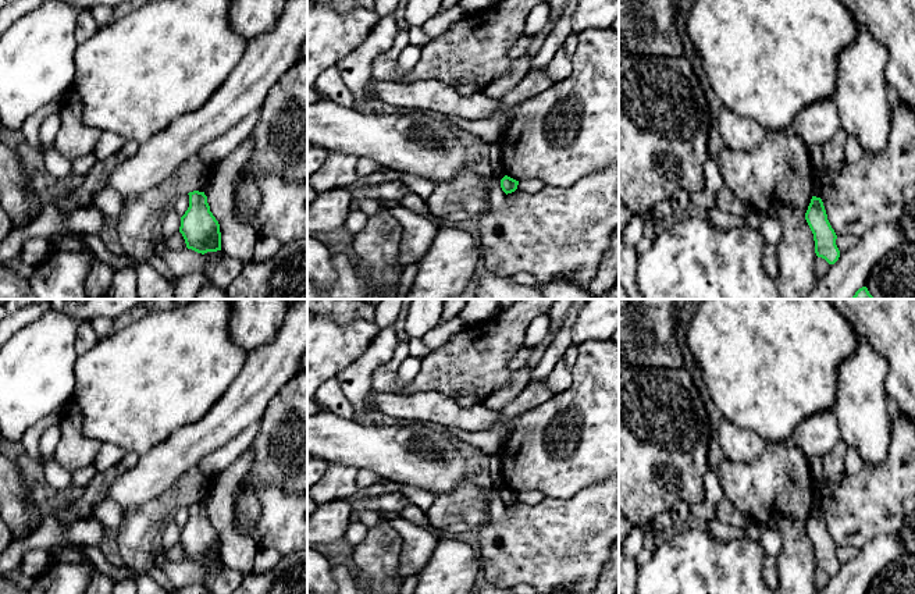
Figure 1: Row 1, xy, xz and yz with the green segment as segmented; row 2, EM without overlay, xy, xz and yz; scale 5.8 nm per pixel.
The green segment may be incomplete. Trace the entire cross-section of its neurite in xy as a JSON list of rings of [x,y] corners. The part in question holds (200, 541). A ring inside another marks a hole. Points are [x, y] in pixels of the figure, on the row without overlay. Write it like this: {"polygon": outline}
{"polygon": [[[189,504],[189,519],[181,529],[179,544],[186,559],[197,565],[221,562],[220,536],[210,523],[204,504]]]}

